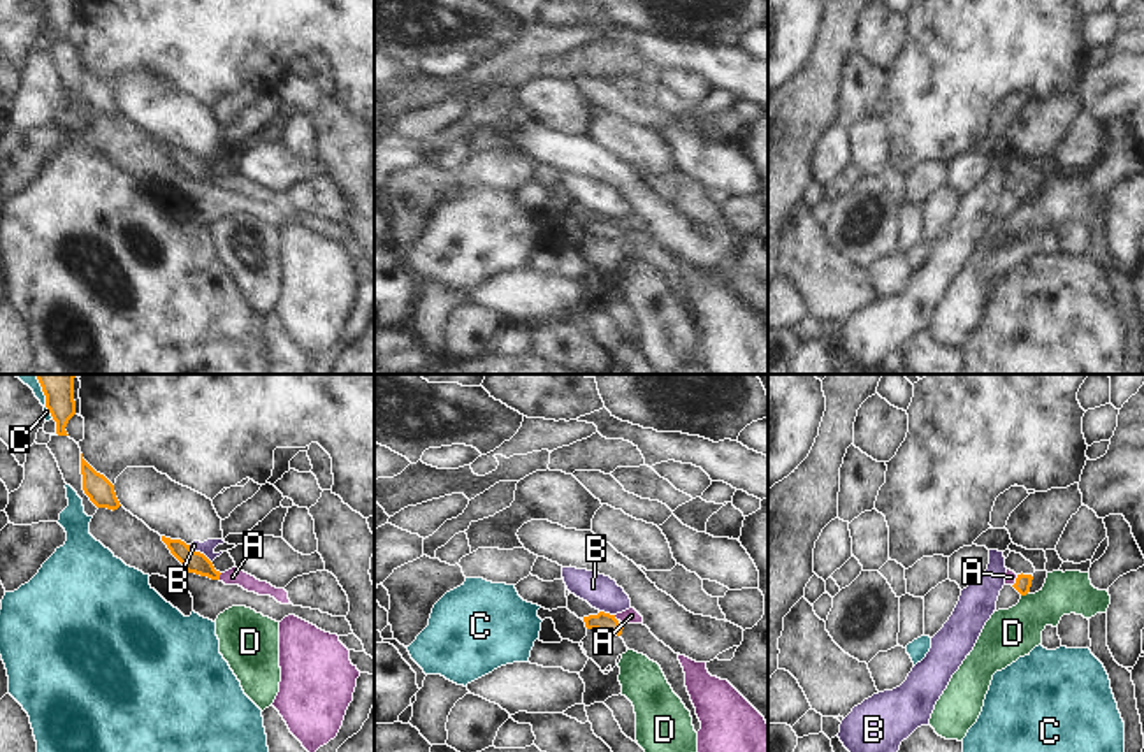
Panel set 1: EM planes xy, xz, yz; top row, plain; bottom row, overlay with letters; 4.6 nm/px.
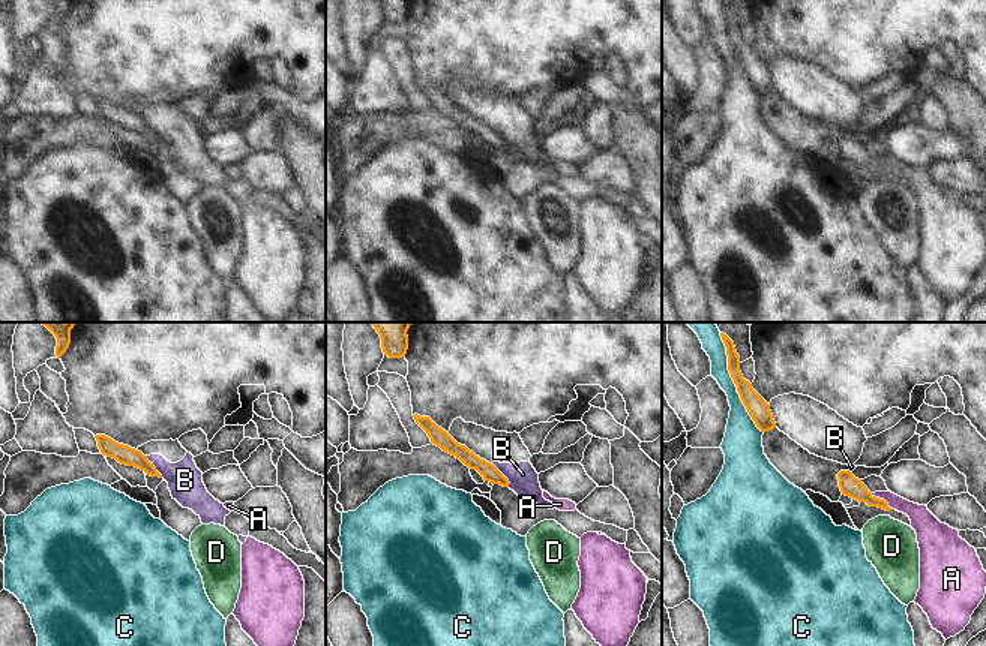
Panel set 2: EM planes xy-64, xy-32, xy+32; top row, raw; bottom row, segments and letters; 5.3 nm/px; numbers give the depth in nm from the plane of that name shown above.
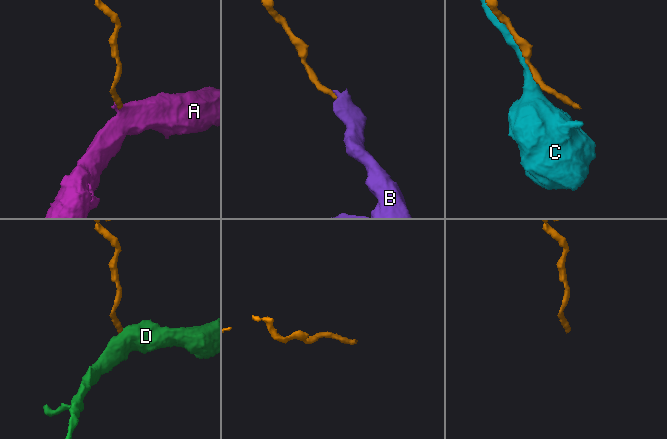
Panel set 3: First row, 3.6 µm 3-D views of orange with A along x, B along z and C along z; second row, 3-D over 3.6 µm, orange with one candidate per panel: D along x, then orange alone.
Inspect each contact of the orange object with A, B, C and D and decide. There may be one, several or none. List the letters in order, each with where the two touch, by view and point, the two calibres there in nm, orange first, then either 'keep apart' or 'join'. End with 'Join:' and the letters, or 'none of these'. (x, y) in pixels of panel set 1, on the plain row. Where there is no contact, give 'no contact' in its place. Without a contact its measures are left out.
A: xy (218, 183) | 100/80 nm | join
B: xy (199, 159) | 100/70 nm | keep apart
C: xy (46, 13) | 130/40 nm | keep apart
D: yz (1023, 201) | 80/220 nm | keep apart
Join: A

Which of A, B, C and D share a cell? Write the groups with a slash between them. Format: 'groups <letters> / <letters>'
groups A / B / C / D

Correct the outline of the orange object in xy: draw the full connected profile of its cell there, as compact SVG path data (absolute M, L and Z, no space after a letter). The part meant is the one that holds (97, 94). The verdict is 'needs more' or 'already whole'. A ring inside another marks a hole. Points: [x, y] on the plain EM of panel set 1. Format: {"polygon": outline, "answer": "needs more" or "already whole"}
{"polygon": "M81 60L83 97L97 114L118 116L121 111L116 104L114 91L97 79Z", "answer": "already whole"}

